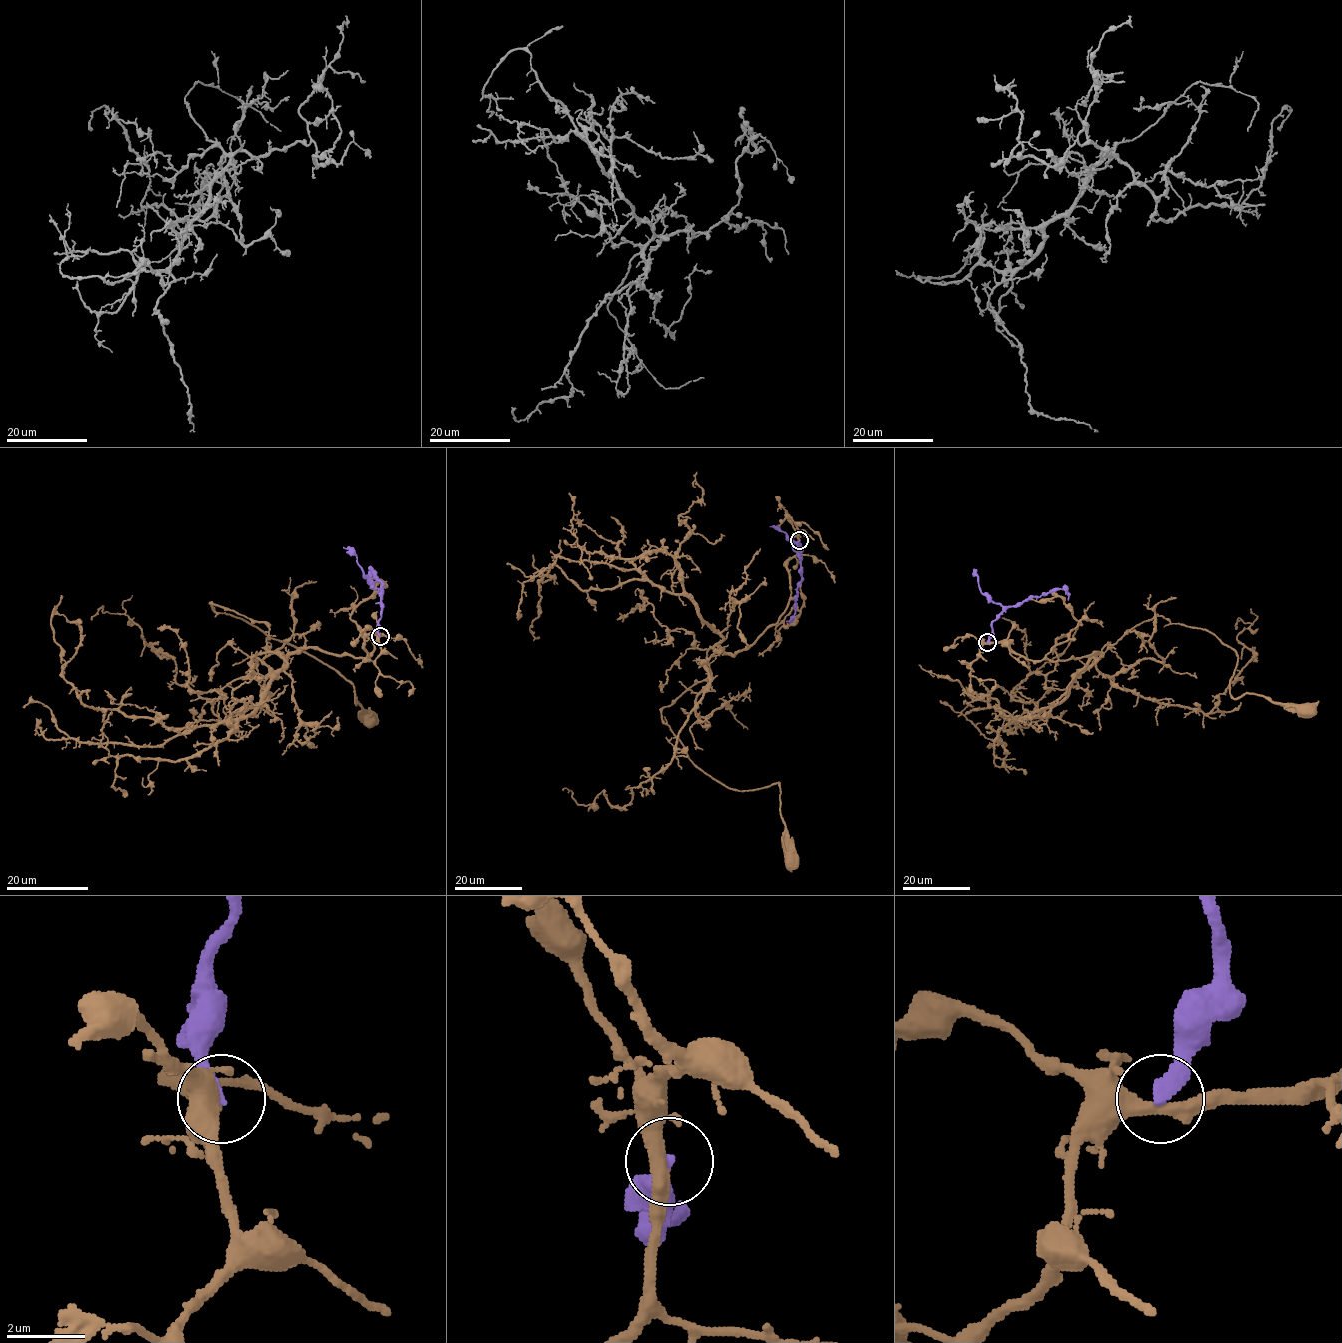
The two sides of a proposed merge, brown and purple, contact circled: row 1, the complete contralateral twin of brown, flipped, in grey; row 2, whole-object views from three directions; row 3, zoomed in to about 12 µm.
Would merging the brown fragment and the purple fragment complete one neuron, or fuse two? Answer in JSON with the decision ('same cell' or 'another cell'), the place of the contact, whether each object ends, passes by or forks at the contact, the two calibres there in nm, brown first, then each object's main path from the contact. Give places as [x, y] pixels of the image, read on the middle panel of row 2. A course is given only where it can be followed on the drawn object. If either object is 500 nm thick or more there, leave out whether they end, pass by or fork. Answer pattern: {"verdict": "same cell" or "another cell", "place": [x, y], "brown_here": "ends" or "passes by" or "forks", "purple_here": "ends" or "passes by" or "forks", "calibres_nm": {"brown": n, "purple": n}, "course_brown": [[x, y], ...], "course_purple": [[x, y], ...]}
{"verdict": "another cell", "place": [799, 540], "brown_here": "passes by", "purple_here": "ends", "calibres_nm": {"brown": 400, "purple": 320}, "course_brown": [[800, 541], [779, 619], [735, 654], [711, 647], [709, 676], [661, 715], [728, 787], [779, 783], [789, 860]], "course_purple": [[800, 540], [801, 582], [790, 621]]}

